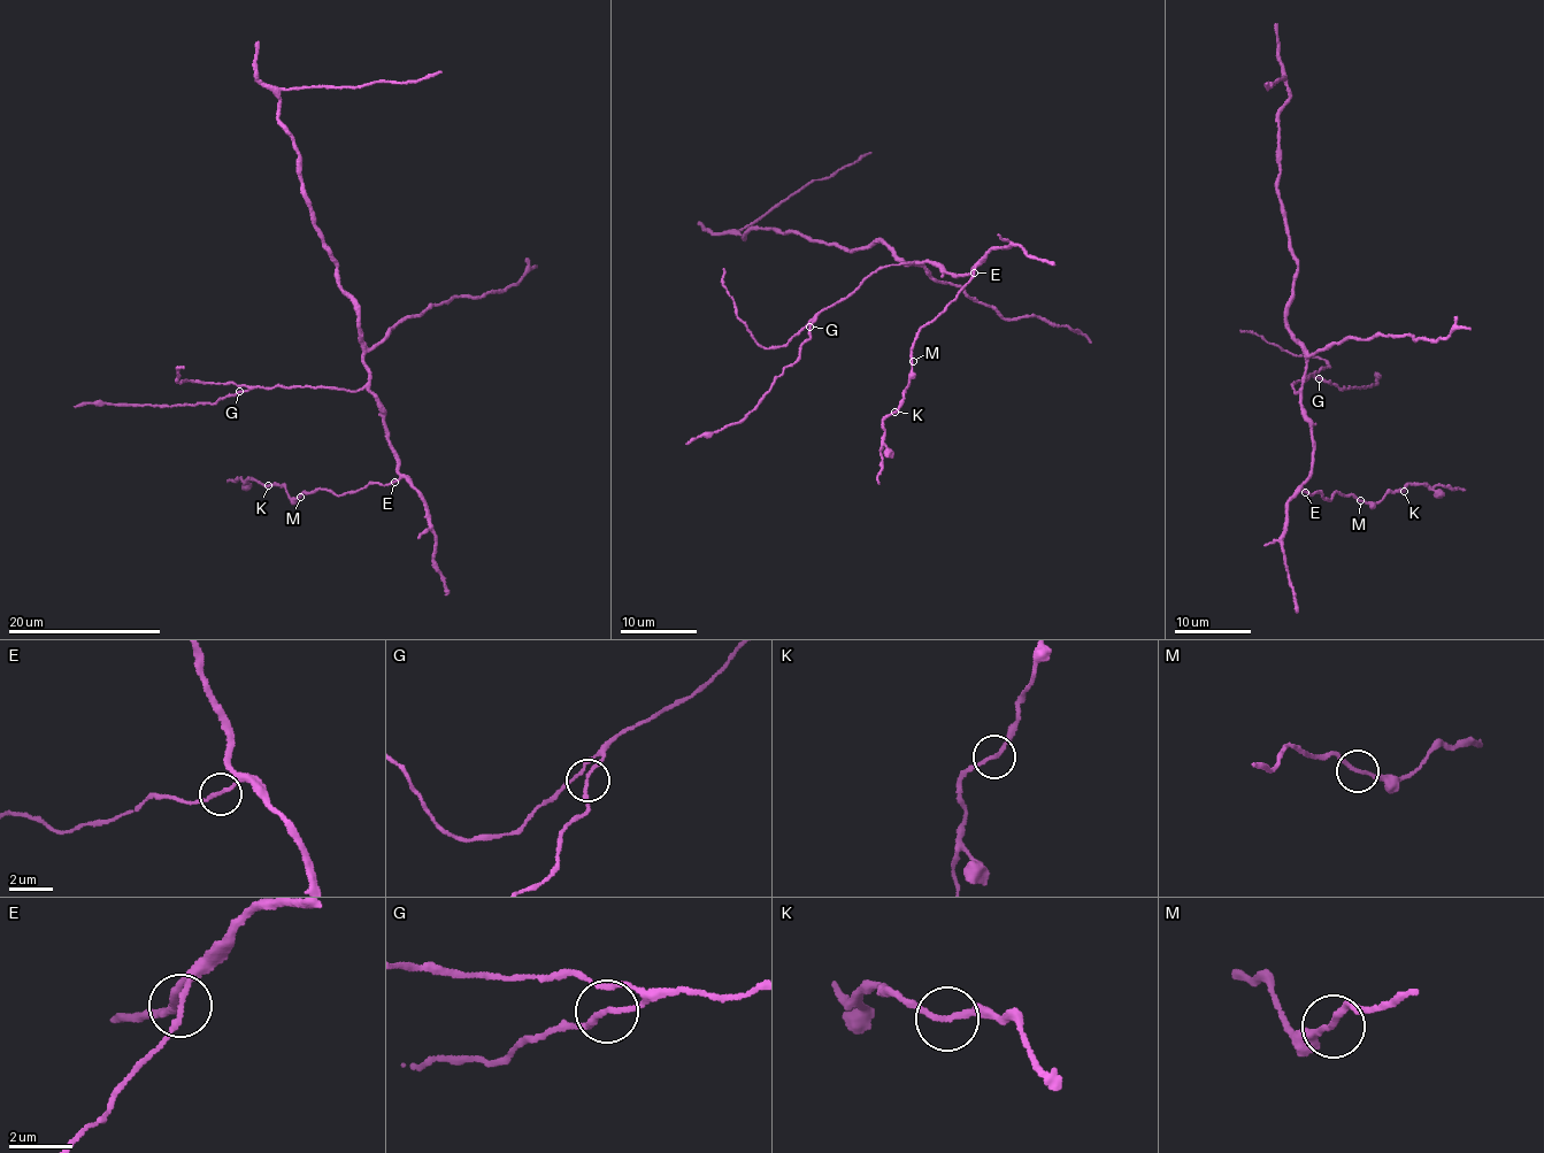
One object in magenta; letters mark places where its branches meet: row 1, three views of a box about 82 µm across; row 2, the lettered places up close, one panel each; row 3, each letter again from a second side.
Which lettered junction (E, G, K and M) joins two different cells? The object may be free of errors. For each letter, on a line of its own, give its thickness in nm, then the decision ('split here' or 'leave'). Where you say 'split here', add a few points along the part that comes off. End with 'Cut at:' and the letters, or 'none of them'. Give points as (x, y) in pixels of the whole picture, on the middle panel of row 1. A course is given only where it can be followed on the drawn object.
E: 150 nm | leave
G: 170 nm | leave
K: 170 nm | leave
M: 160 nm | leave
Cut at: none of them

